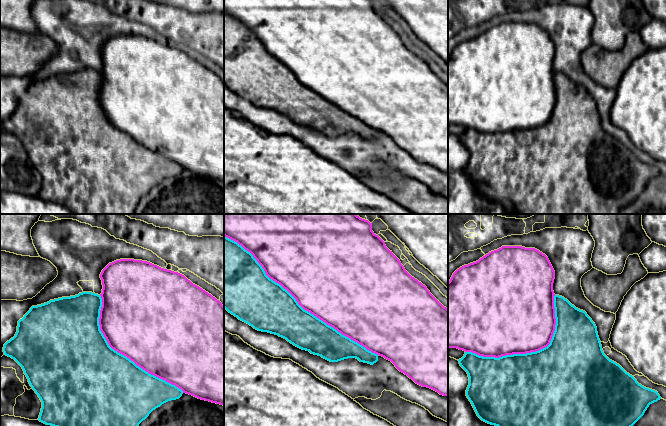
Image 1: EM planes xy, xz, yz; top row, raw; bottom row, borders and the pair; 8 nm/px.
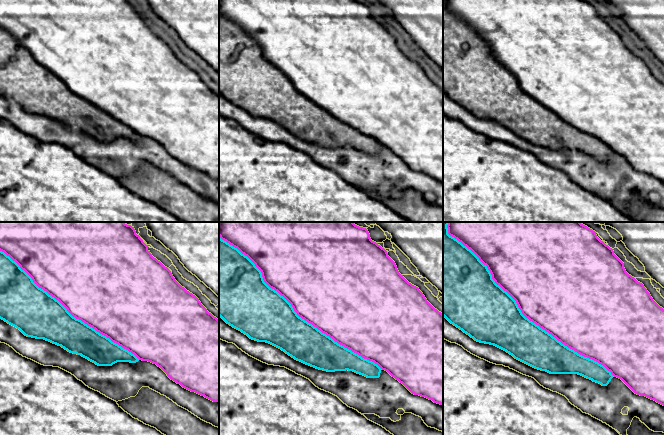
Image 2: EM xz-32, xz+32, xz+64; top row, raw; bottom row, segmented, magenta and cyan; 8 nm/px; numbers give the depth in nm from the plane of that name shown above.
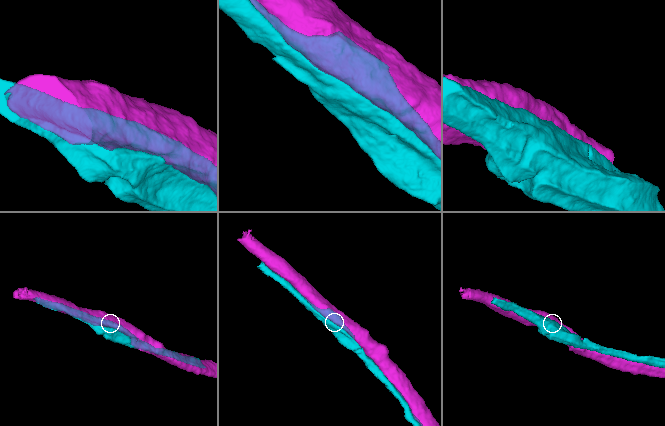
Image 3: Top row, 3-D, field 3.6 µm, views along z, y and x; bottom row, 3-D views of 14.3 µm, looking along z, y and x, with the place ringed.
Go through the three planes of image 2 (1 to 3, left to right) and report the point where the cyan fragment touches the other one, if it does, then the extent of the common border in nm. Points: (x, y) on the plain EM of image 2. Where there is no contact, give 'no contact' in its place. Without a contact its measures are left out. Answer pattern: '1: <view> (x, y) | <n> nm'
1: xz-32 (69, 88) | 1400 nm
2: xz+32 (295, 87) | 1700 nm
3: xz+64 (521, 87) | 1800 nm

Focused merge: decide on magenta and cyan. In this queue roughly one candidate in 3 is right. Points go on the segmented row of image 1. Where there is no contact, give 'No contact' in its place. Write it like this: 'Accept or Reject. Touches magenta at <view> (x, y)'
Reject. Touches magenta at xz (298, 303)

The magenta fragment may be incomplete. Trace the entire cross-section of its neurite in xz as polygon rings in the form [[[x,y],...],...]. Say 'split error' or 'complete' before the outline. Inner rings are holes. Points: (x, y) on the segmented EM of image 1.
complete; [[[224,214],[224,236],[237,242],[250,252],[262,266],[266,275],[286,289],[306,311],[310,312],[342,335],[367,350],[391,361],[395,367],[416,384],[448,396],[448,309],[425,285],[412,277],[385,242],[372,231],[372,223],[356,214]]]

